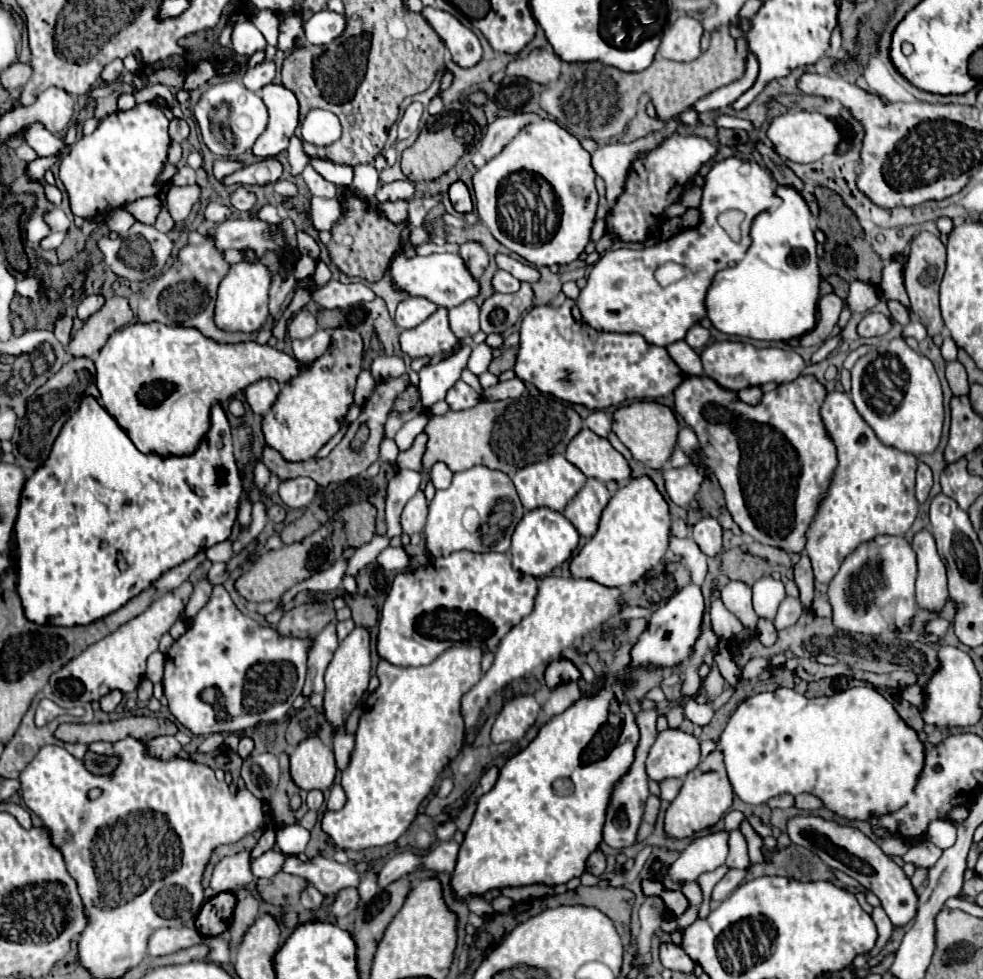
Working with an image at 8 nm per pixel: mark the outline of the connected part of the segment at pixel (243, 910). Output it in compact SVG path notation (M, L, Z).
M242 887L240 899L238 899L238 905L236 905L236 913L234 913L234 921L232 921L230 929L226 931L232 947L236 947L242 941L246 929L258 917L258 907L260 907L260 897L250 893L246 887Z

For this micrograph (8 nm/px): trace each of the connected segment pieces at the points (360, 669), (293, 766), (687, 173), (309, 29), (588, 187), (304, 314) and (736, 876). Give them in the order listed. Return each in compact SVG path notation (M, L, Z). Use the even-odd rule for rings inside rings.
M356 625L348 637L344 641L340 641L334 659L330 661L328 669L326 669L326 691L324 691L324 713L326 719L330 719L330 723L334 723L336 727L342 727L342 723L346 721L346 717L350 715L350 711L358 705L358 701L362 699L364 691L368 689L368 679L370 679L370 631L366 627Z
M318 737L304 739L290 755L290 773L298 787L328 789L336 777L336 761L332 747L324 745Z
M672 135L668 137L662 147L642 153L634 159L624 193L618 197L614 205L614 213L606 217L608 231L612 231L620 241L632 241L632 243L642 243L646 241L648 233L656 227L656 217L664 217L664 209L672 203L676 203L692 179L694 173L698 173L700 165L710 161L716 155L716 147L700 137L680 137Z
M318 11L304 23L304 37L312 45L332 43L346 27L346 19L334 11Z
M540 119L536 123L526 125L494 159L490 159L484 167L474 173L474 201L476 211L488 231L494 235L510 251L524 257L530 265L566 265L580 257L586 243L590 241L590 231L596 219L598 193L594 187L594 169L590 163L590 153L584 151L580 141L562 129L556 121ZM514 171L530 171L542 175L558 195L560 217L554 233L536 233L520 227L518 219L510 213L502 213L502 201L498 199L498 187L502 187L502 179L512 175Z
M300 309L300 311L294 315L294 319L292 319L290 327L288 327L288 335L290 335L292 339L308 339L310 335L314 335L316 327L318 327L318 325L316 325L316 317L314 317L310 311Z
M748 867L746 869L730 869L714 887L712 891L712 901L724 901L748 875Z

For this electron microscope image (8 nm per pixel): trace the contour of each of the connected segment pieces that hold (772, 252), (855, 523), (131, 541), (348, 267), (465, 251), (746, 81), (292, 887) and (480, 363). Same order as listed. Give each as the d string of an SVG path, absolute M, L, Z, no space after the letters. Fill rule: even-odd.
M778 185L782 203L776 211L760 213L752 225L752 243L746 257L734 267L718 271L708 295L706 309L712 325L726 335L742 335L762 341L786 341L802 337L816 325L818 303L818 257L816 239L810 227L808 203L790 185Z
M840 391L828 393L820 413L822 413L826 431L834 439L840 463L836 467L828 497L820 503L818 515L814 517L814 523L810 525L806 533L808 537L806 555L812 559L816 581L828 585L832 577L838 573L844 557L850 555L860 543L872 541L878 535L904 535L910 529L918 513L918 501L914 497L914 475L916 475L918 459L910 453L902 453L894 447L886 447L884 443L880 443L880 439L874 435L870 425L860 417L852 399L846 393L840 393Z
M88 395L82 401L80 409L62 427L58 439L54 441L54 451L50 453L50 457L26 481L24 491L22 491L20 511L18 511L18 519L16 519L14 529L16 529L16 541L18 541L18 559L16 559L18 593L20 593L26 617L30 621L34 621L34 623L52 623L52 625L62 625L62 627L74 627L74 625L94 623L94 621L98 621L98 619L118 611L132 597L136 597L144 589L148 589L168 569L184 563L186 559L192 559L198 551L206 551L212 545L216 545L220 541L226 541L230 537L232 525L236 521L240 495L242 495L242 479L240 479L240 471L238 471L236 459L234 459L230 423L228 423L228 417L226 417L224 409L218 403L212 407L212 425L210 425L208 433L204 435L204 439L200 441L200 447L196 449L194 455L186 455L186 457L160 457L160 455L154 455L154 453L150 453L150 455L140 453L134 447L134 443L128 439L128 435L118 427L114 417L94 397ZM112 539L116 539L116 543L120 543L120 545L128 545L128 547L124 547L126 551L116 555L114 553L116 547L110 545Z
M348 193L344 201L344 211L340 221L332 229L332 241L328 243L328 251L338 269L346 275L362 277L368 281L378 281L390 267L390 259L396 251L400 251L400 233L404 223L394 225L384 219L376 209L372 209L364 199Z
M464 243L460 247L460 257L464 259L470 275L474 279L480 279L480 275L488 267L488 253L482 249L482 245L480 243Z
M748 55L748 59L746 59L746 73L742 75L742 79L734 81L732 87L720 87L718 91L712 91L712 93L704 95L702 99L698 99L694 109L698 113L702 113L728 107L730 103L734 103L734 99L738 99L746 89L750 89L754 85L756 75L758 75L758 61L756 61L754 55Z
M278 873L270 879L258 879L258 893L264 901L280 905L280 907L296 907L300 893L308 887L306 879L288 875L288 873Z
M480 343L480 345L474 345L472 349L472 355L468 359L468 369L474 373L474 375L480 375L488 369L492 361L492 349L486 347L486 343Z

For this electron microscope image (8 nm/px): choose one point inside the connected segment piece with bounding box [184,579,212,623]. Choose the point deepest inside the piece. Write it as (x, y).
(202, 589)

